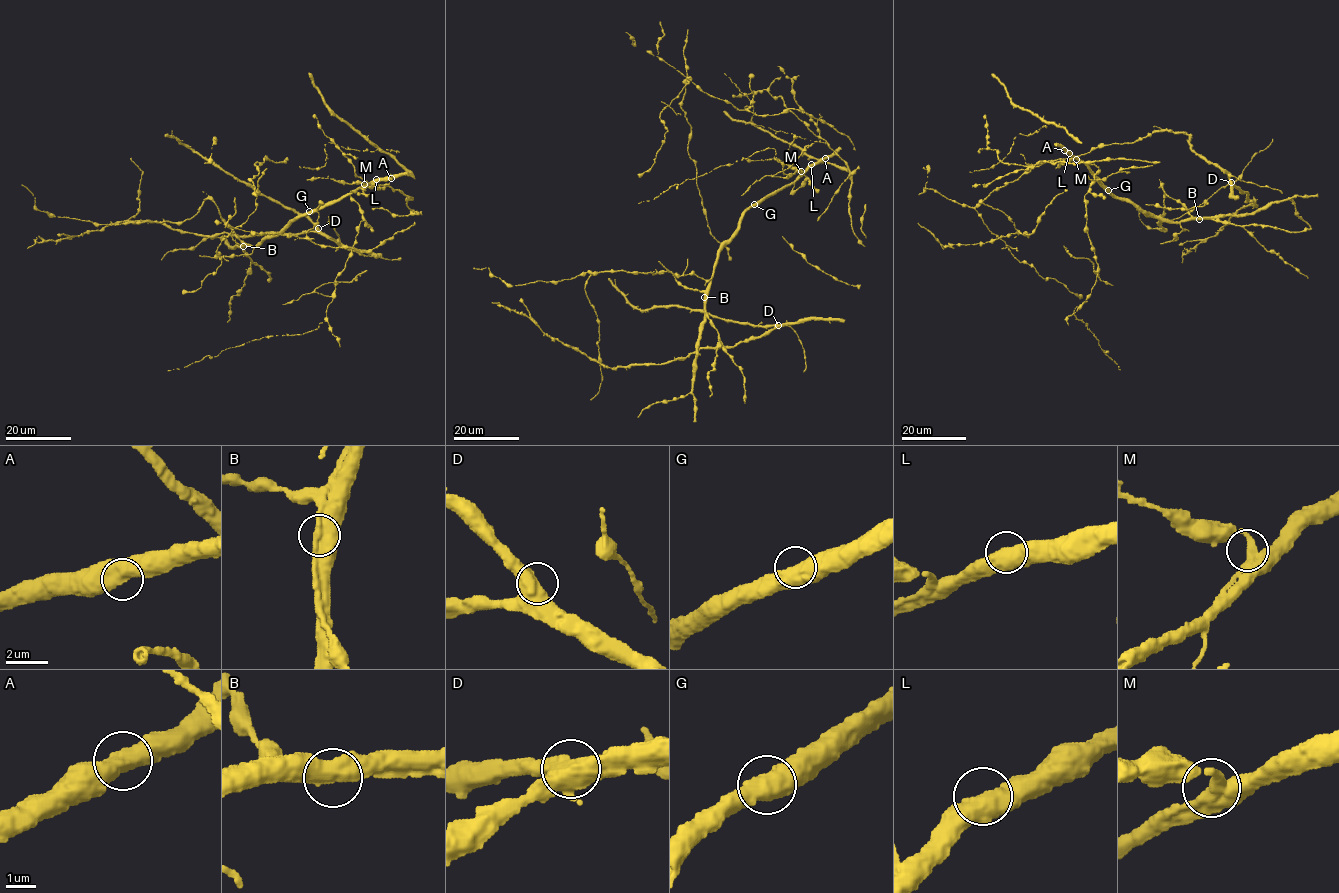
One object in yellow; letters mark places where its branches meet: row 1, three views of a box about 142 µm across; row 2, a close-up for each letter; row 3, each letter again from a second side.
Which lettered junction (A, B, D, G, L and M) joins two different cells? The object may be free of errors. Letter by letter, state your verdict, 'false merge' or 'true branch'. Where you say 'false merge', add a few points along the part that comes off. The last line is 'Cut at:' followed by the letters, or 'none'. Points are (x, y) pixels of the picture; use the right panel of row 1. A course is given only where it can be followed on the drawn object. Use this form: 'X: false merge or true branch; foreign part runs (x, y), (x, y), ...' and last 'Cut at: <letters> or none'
A: true branch
B: true branch
D: true branch
G: true branch
L: true branch
M: true branch
Cut at: none

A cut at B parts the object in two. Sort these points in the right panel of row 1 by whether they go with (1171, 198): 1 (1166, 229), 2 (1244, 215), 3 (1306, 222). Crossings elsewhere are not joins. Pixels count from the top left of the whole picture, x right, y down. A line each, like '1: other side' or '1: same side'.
1: same side
2: other side
3: other side

